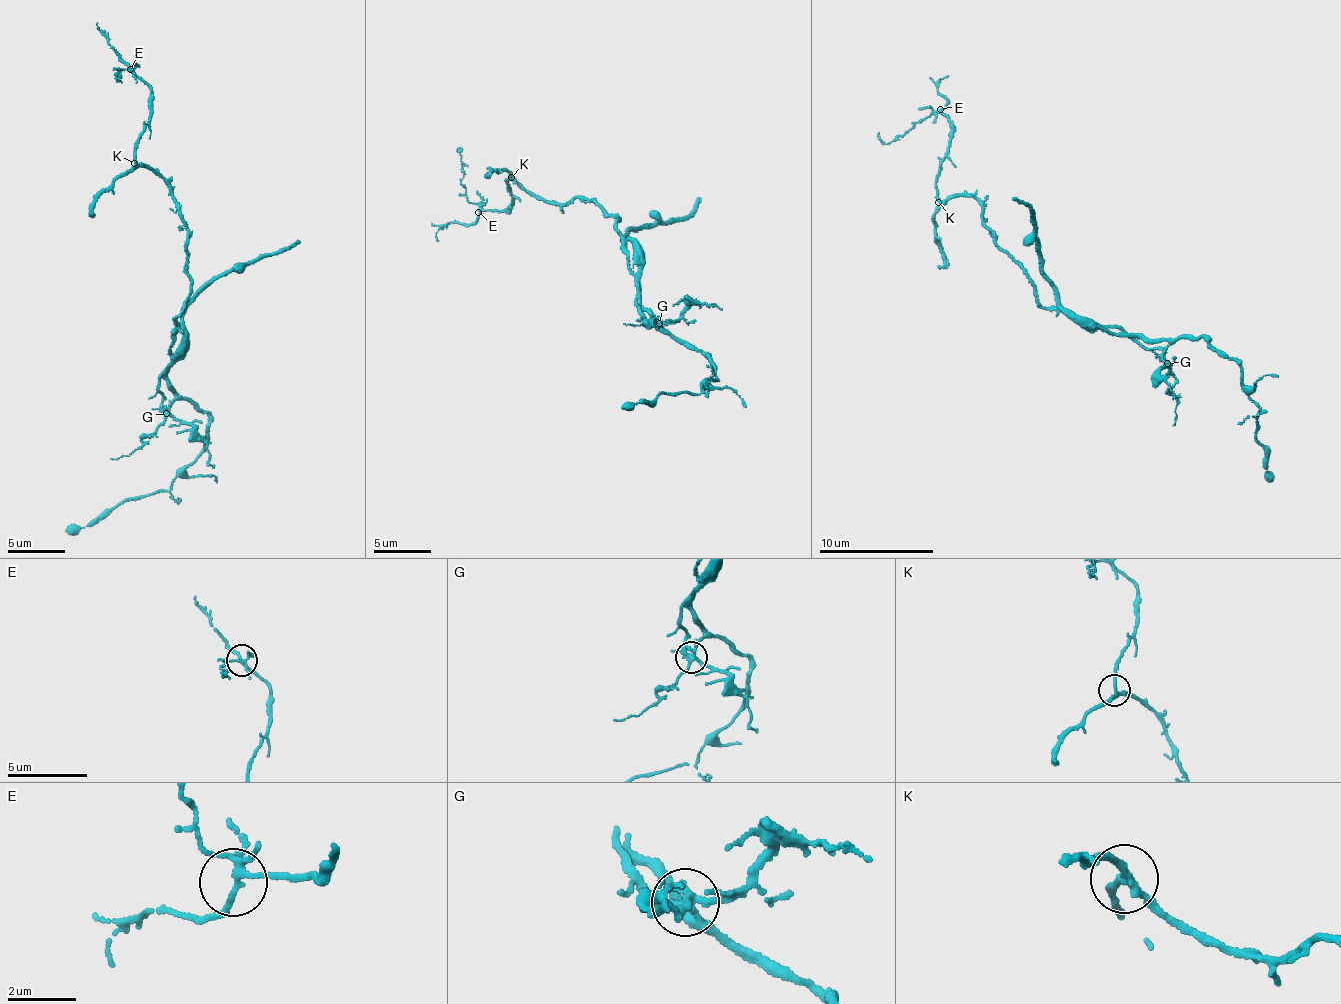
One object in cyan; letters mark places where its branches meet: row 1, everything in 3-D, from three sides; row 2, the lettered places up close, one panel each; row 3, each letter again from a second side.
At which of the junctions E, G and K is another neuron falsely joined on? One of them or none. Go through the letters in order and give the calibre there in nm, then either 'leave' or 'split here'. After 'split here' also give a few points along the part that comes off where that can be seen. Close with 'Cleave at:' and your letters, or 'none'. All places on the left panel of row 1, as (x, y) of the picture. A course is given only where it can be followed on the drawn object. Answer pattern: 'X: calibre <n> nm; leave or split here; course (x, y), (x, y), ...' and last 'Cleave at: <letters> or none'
E: calibre 160 nm; leave
G: calibre 240 nm; leave
K: calibre 200 nm; leave
Cleave at: none

